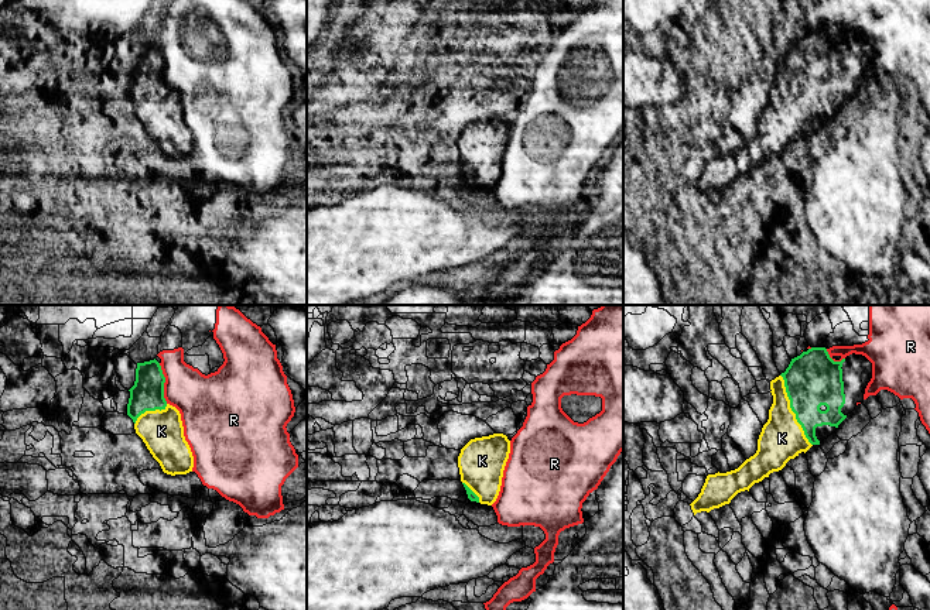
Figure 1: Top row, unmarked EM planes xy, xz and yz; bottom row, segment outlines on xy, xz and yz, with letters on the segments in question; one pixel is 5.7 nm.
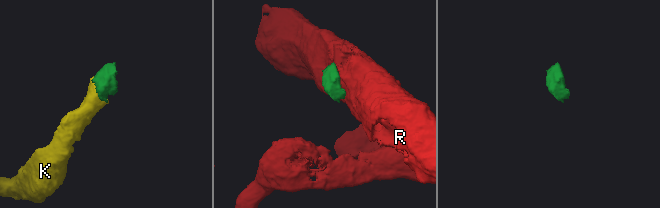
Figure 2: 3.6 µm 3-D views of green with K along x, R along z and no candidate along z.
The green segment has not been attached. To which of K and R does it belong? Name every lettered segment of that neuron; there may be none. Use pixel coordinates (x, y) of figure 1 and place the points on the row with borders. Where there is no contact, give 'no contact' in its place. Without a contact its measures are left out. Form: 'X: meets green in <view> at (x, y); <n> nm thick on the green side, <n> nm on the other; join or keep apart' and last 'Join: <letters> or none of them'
K: meets green in yz at (792, 410); 320 nm thick on the green side, 260 nm on the other; join
R: meets green in xy at (164, 381); 190 nm thick on the green side, 300 nm on the other; keep apart
Join: K

